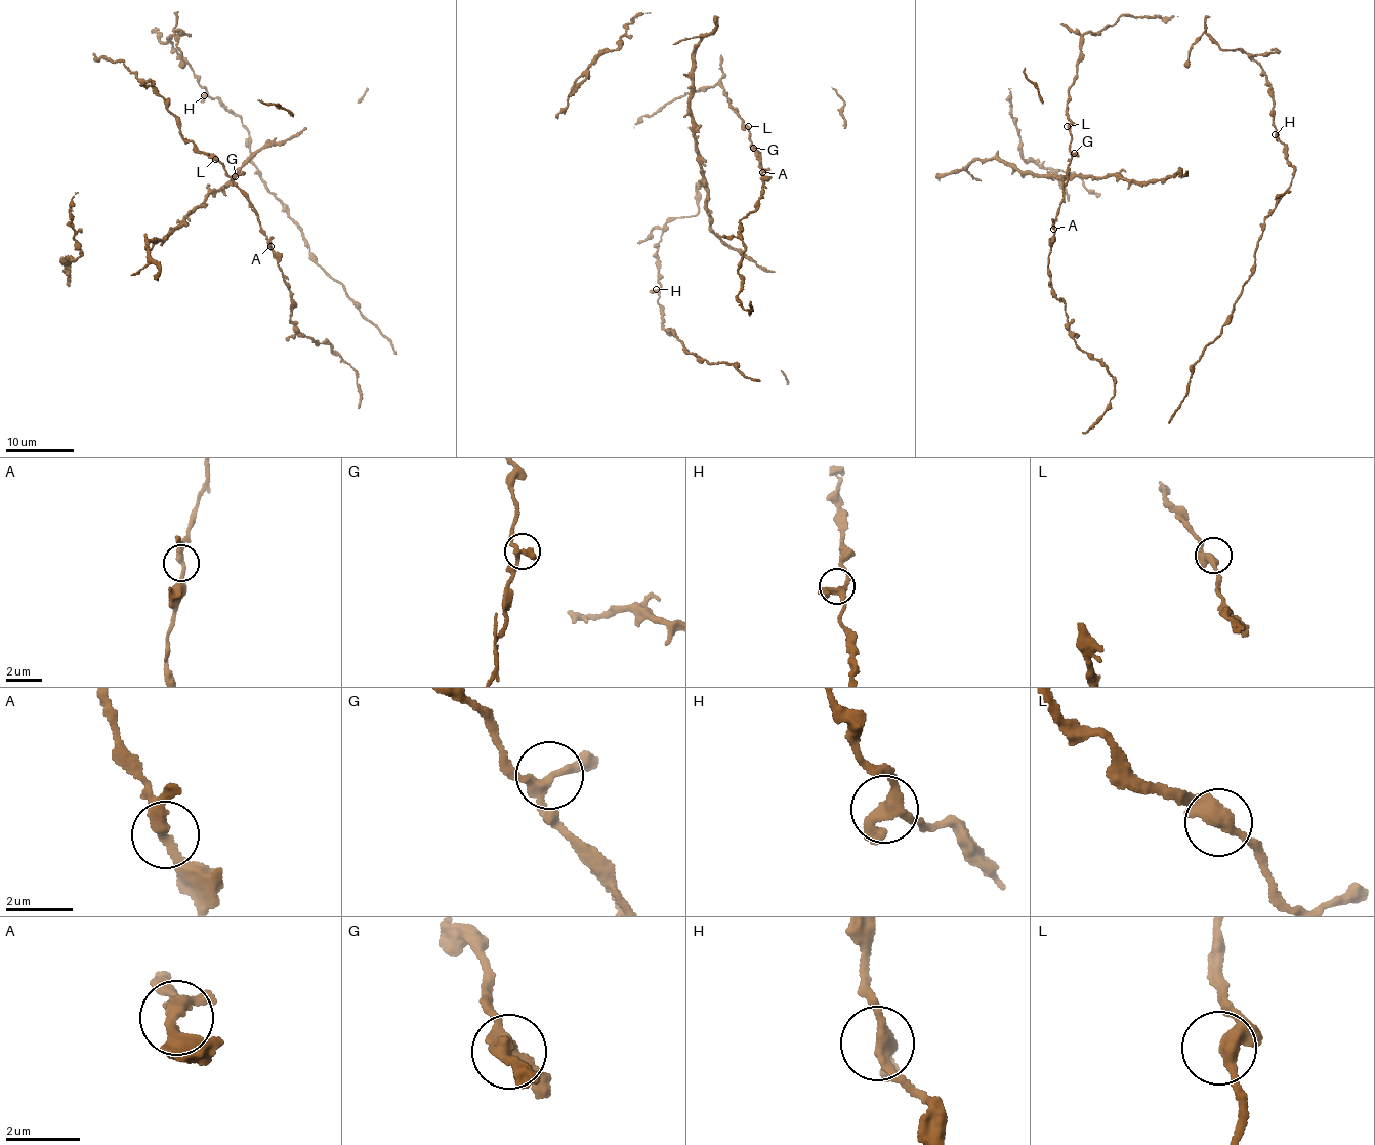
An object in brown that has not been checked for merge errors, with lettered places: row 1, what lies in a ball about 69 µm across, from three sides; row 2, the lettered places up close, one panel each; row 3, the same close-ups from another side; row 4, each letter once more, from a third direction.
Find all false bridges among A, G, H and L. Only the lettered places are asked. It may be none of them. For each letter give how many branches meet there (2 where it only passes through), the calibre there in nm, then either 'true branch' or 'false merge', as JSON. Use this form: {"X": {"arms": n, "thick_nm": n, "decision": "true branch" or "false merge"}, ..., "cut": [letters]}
{"A": {"arms": 3, "thick_nm": 240, "decision": "true branch"}, "G": {"arms": 3, "thick_nm": 240, "decision": "true branch"}, "H": {"arms": 3, "thick_nm": 280, "decision": "true branch"}, "L": {"arms": 3, "thick_nm": 320, "decision": "true branch"}, "cut": []}

